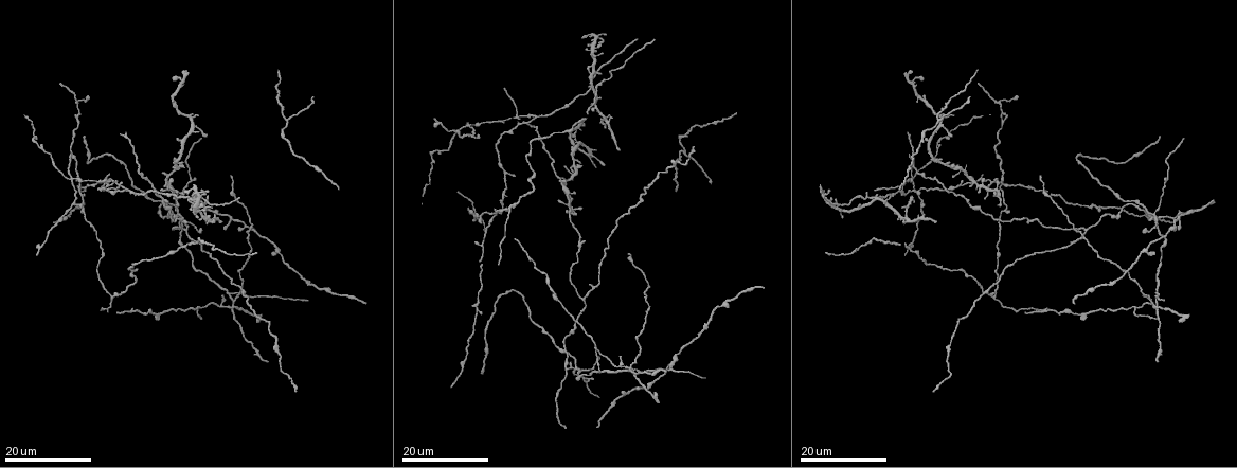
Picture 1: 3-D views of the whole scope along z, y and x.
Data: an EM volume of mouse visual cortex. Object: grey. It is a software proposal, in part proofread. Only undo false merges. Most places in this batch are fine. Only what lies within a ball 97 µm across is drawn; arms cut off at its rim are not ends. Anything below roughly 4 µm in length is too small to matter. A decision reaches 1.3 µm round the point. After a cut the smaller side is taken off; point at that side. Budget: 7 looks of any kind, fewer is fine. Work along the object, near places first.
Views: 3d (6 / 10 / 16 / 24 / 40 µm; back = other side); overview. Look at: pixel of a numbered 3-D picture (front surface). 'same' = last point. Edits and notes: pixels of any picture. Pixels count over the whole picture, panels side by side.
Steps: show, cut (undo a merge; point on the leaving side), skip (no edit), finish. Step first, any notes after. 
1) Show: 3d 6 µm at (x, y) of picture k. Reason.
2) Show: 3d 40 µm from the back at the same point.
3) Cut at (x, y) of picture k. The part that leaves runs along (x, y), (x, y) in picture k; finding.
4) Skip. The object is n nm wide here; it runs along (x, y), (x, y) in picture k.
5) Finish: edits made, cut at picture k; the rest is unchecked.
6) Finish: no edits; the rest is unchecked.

Show: 3d 24 µm at (467, 124) of picture 1. Four arms meet.

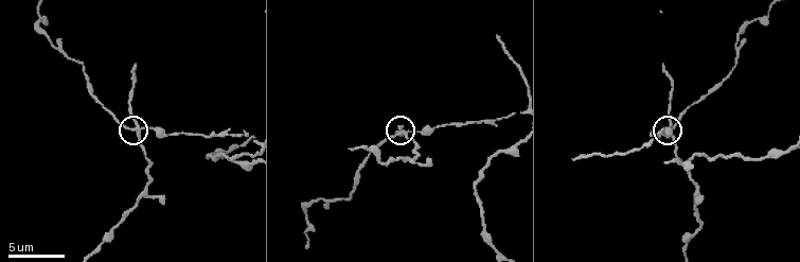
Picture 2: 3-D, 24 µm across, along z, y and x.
Show: 3d 6 µm at (406, 133) of picture 2.

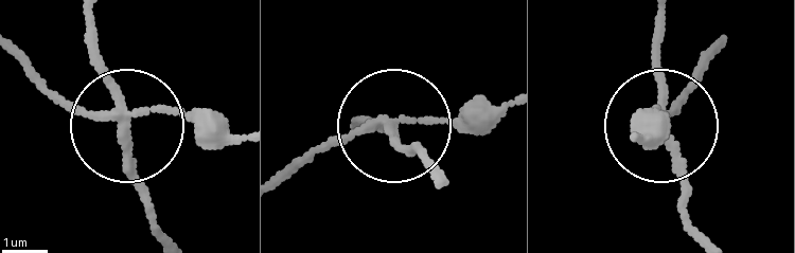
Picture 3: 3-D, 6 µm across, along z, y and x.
Cut at (129, 177) of picture 3. The object is 180 nm wide here; the part that leaves runs along (121, 115), (159, 236) in picture 3; two neurons meet here.

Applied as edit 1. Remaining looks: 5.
Show: overview. See it whole again.

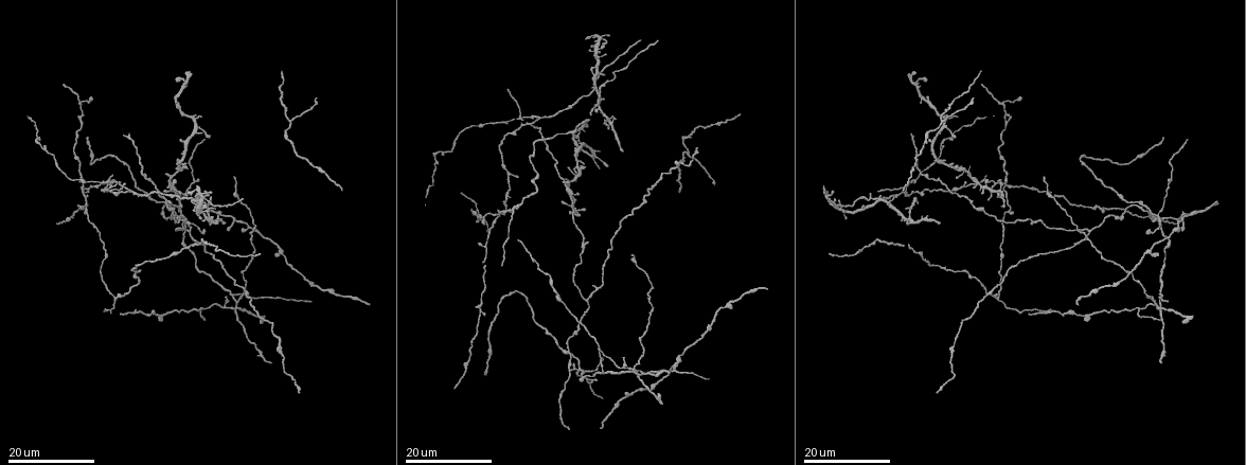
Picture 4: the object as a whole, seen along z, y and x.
Show: 3d 16 µm at (120, 185) of picture 4. Four-way junction.

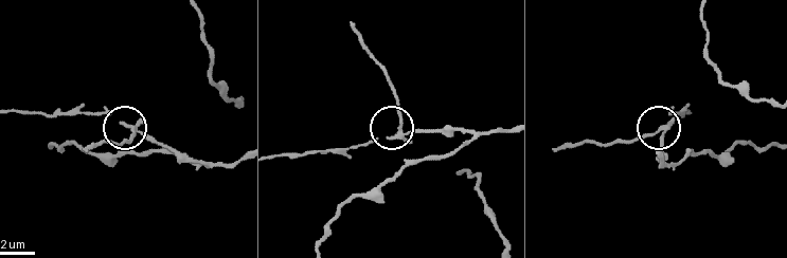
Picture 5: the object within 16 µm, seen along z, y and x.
Show: 3d 10 µm at (656, 133) of picture 5.

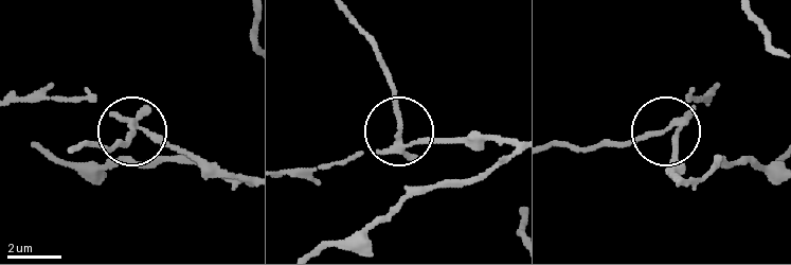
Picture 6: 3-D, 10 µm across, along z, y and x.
Cut at (130, 139) of picture 6. The object is 160 nm wide here; the part that leaves runs along (132, 123), (125, 144), (111, 151), (77, 144) in picture 6; two neurons meet here.

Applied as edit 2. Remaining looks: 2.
Show: 3d 24 µm at (908, 216) of picture 4. Thin arm on a thick one.

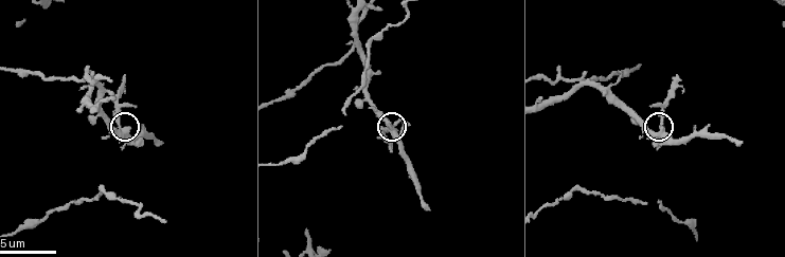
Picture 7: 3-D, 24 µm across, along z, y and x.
Show: 3d 6 µm at (659, 127) of picture 7.

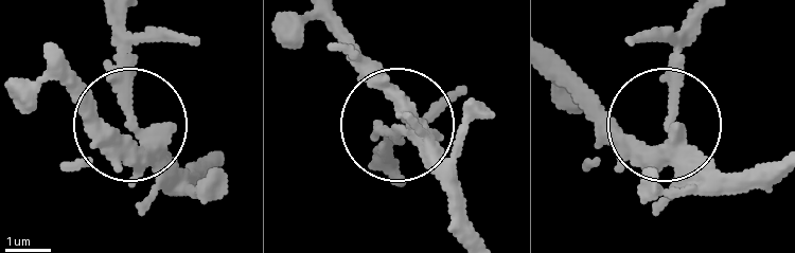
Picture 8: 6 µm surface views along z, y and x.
Cut at (130, 44) of picture 8. The object is 290 nm wide here; the part that leaves runs along (133, 118), (125, 19) in picture 8; a second neuron is stuck on.

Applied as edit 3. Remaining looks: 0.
Finish: edits made, cut at picture 3, cut at picture 6, cut at picture 8; the rest is unchecked.

